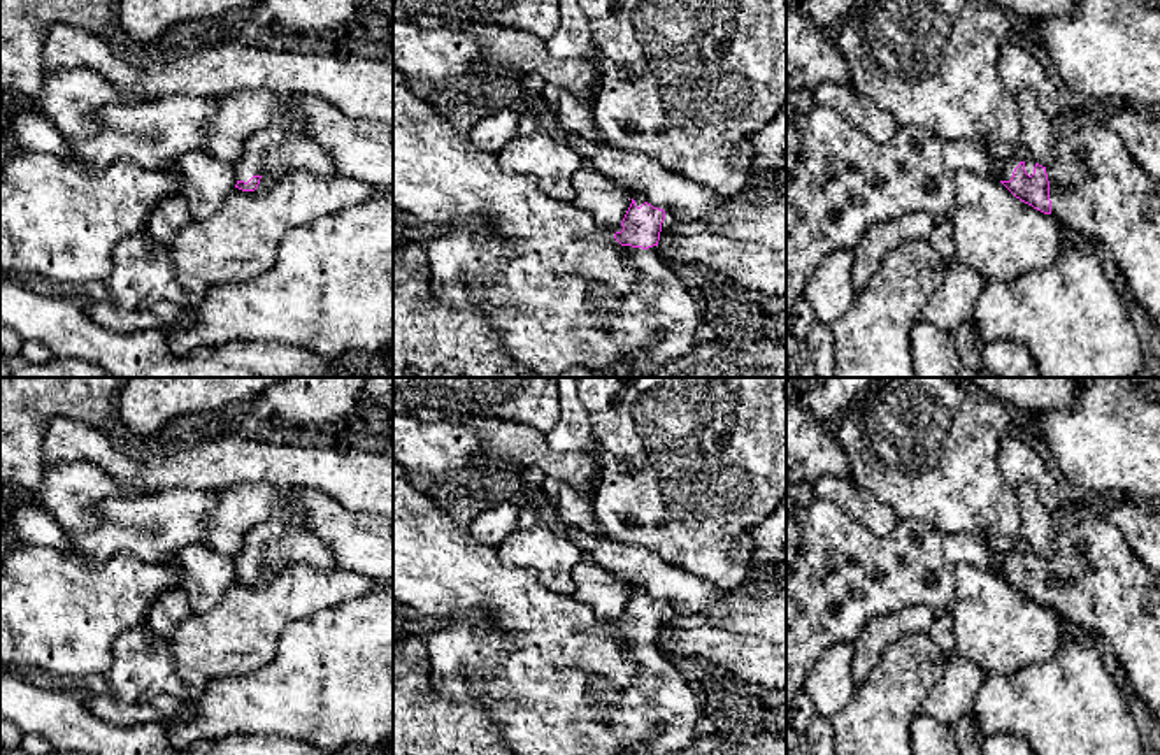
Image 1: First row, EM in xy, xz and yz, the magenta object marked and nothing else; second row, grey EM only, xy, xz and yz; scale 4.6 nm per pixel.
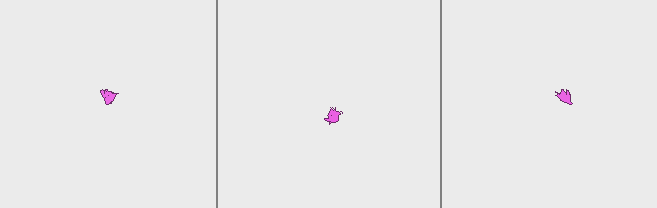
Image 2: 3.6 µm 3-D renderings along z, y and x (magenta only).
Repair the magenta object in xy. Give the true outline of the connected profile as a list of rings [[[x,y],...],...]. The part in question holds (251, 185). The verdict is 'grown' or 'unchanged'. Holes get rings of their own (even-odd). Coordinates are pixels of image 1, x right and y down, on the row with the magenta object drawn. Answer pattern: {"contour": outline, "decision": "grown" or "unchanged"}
{"contour": [[[276,126],[251,133],[233,169],[235,188],[242,191],[254,191],[263,174],[288,169],[305,169],[319,177],[337,176],[332,156],[316,140]]], "decision": "grown"}

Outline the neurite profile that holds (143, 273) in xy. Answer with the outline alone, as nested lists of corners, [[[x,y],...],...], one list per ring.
[[[146,232],[123,239],[112,253],[112,270],[88,284],[86,300],[111,304],[133,311],[153,302],[172,302],[197,309],[207,297],[209,284],[174,265],[165,246],[156,244]]]

